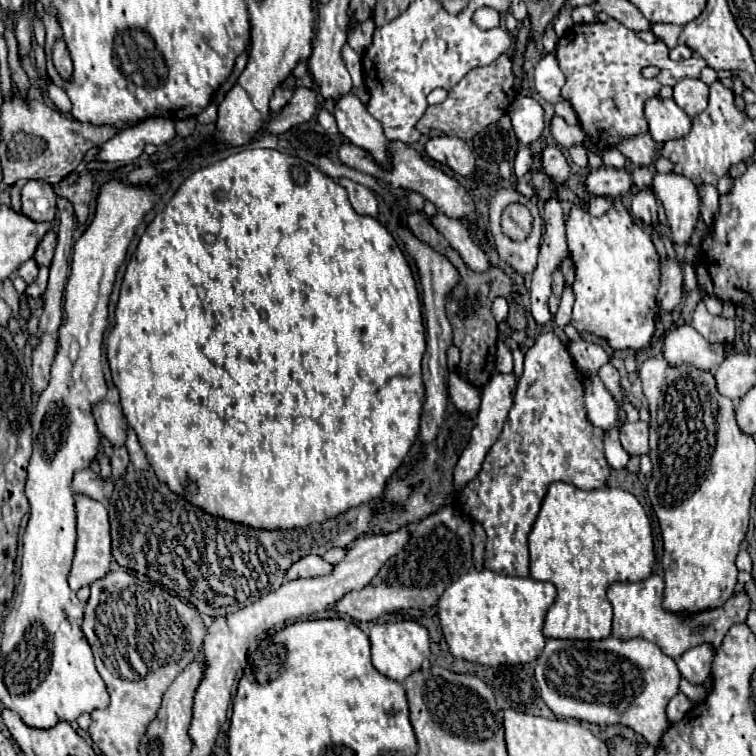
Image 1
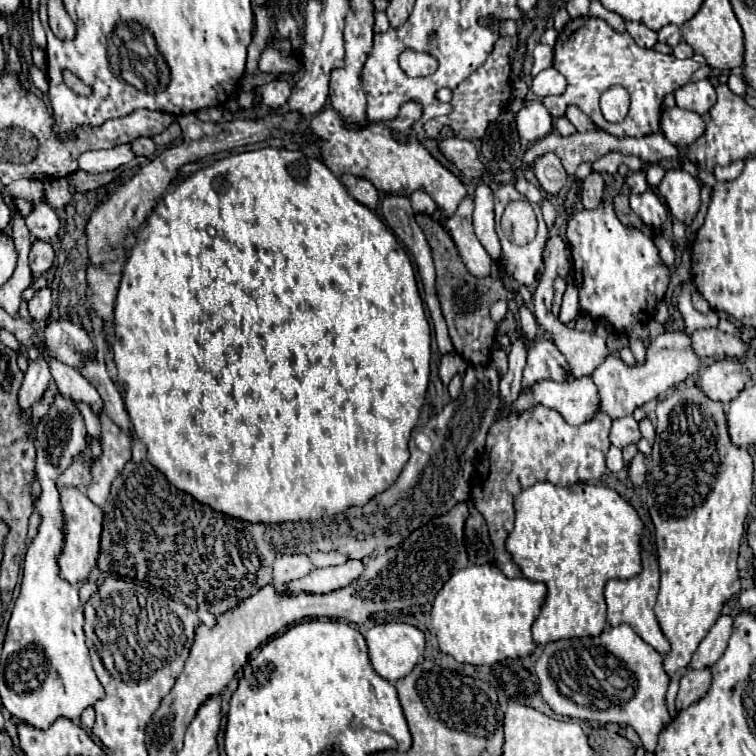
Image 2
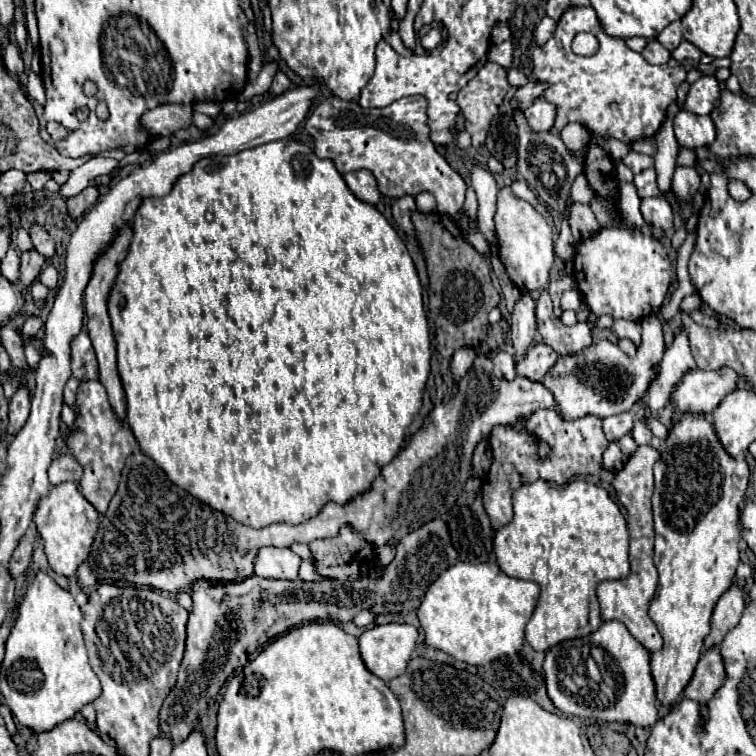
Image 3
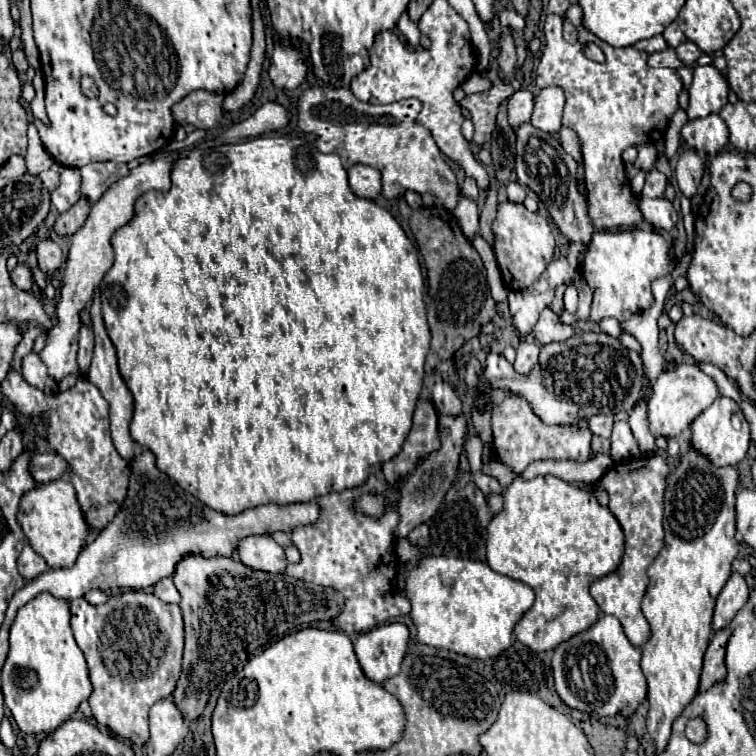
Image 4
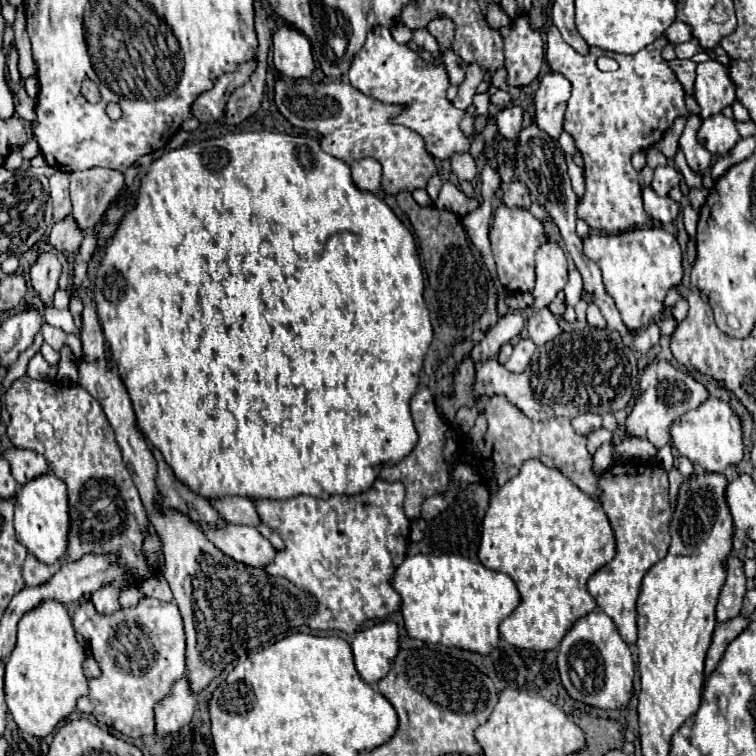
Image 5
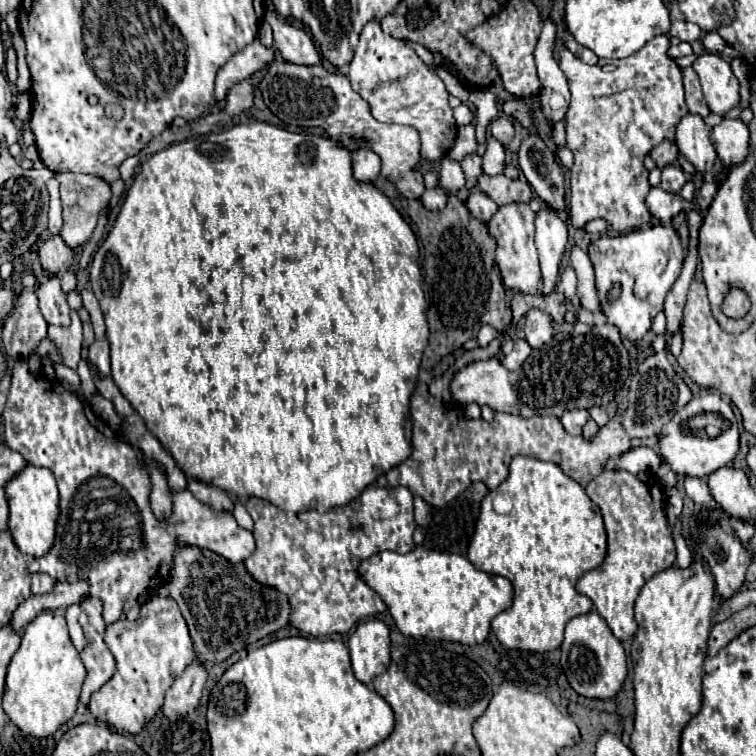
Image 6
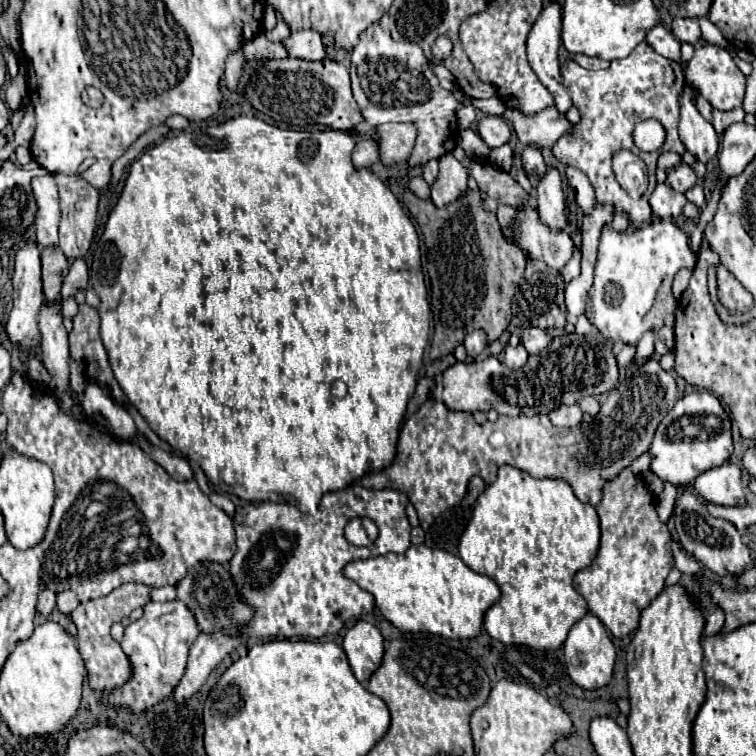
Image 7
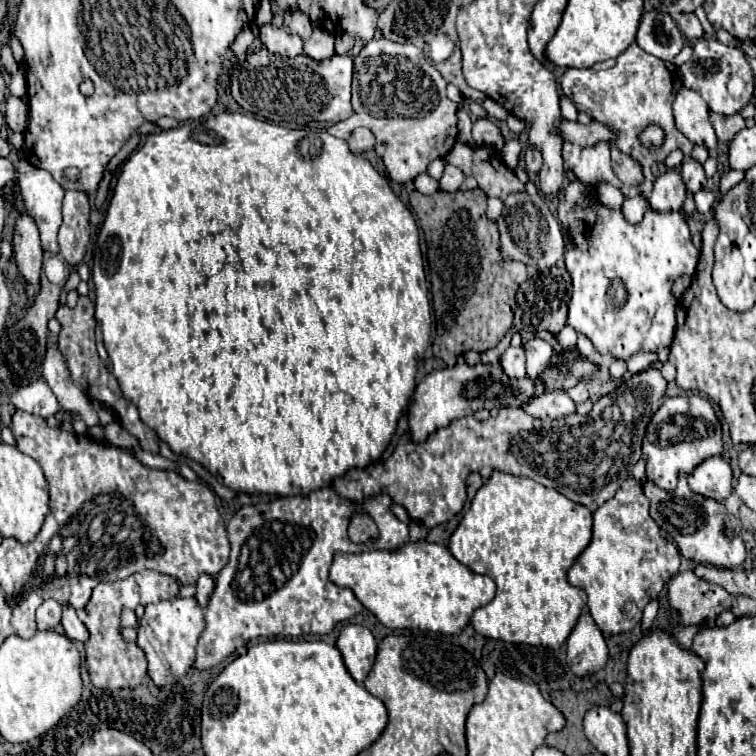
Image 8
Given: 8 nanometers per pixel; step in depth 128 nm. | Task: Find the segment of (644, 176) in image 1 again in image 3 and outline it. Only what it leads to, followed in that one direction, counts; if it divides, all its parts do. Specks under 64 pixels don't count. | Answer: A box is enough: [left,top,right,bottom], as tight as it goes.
[654,102,678,194]

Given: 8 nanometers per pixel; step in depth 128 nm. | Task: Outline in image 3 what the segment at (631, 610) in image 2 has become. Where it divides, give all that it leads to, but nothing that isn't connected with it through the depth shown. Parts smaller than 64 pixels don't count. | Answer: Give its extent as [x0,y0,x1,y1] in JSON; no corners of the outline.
[596,446,662,652]

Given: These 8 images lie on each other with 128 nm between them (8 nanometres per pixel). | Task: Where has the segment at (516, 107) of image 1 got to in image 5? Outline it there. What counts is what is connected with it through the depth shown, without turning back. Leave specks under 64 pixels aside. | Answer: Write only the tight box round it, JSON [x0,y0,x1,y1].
[534,72,570,138]

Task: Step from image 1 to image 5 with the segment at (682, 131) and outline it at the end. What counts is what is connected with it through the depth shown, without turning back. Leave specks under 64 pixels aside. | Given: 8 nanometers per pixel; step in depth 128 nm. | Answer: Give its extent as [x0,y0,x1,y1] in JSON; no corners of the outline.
[698,112,740,156]

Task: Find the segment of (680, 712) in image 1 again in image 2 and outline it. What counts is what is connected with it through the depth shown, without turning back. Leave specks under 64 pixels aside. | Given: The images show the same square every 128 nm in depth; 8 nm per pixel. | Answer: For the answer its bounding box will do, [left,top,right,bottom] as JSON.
[676,668,712,708]

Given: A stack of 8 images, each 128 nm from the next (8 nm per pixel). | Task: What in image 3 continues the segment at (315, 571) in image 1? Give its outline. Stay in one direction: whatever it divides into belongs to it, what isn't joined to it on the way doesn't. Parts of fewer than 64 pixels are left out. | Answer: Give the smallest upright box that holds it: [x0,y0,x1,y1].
[254,546,300,580]

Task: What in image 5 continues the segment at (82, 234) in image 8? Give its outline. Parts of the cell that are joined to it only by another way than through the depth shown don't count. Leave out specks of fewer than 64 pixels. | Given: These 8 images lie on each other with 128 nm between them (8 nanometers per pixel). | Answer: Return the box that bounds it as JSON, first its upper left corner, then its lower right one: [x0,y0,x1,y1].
[70,168,124,230]

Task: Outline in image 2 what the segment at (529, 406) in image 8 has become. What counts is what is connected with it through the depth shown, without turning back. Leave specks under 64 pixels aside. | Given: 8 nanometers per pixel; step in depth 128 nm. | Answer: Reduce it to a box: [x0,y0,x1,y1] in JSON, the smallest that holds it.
[610,416,640,448]

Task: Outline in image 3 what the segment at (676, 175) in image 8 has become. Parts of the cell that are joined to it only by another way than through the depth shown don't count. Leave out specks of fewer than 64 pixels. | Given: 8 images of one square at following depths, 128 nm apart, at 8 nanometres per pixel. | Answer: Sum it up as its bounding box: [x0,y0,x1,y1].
[640,196,674,230]

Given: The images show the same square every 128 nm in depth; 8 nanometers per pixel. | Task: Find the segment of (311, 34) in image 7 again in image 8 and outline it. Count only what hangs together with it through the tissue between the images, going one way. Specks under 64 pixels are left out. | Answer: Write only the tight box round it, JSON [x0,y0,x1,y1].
[304,30,334,60]

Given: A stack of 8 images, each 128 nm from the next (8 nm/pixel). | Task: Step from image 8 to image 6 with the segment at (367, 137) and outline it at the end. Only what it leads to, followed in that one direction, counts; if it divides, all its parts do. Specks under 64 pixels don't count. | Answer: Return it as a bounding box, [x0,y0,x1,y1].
[352,148,380,182]

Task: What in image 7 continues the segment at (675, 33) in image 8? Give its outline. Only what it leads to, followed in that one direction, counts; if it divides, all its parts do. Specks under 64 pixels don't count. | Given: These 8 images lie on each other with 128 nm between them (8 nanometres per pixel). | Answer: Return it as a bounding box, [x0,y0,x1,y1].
[646,24,680,60]

